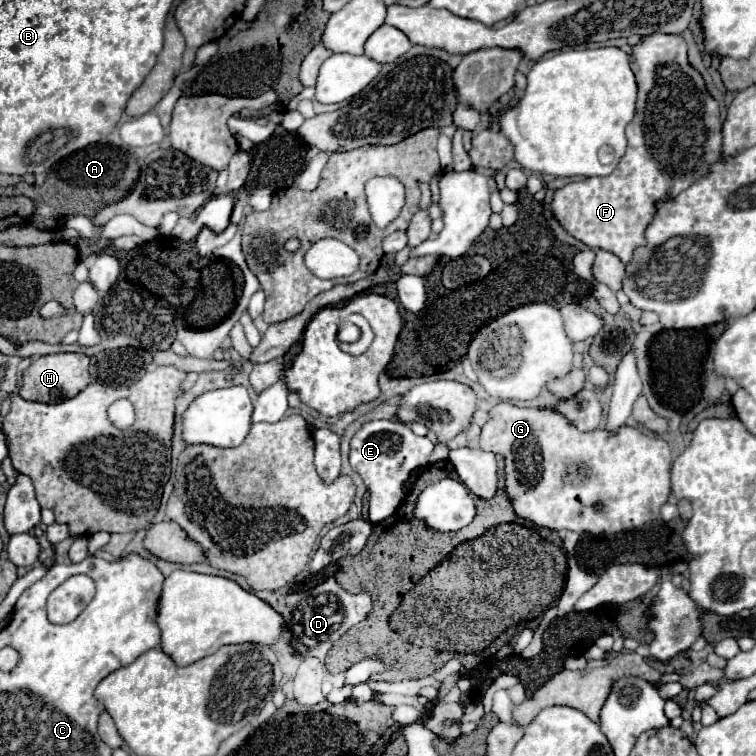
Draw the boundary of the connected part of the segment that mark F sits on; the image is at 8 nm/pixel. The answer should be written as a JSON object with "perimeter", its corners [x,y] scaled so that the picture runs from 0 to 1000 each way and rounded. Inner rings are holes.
{"perimeter":[[[860,45],[836,61],[833,90],[844,111],[841,151],[828,167],[831,193],[820,217],[807,233],[775,235],[735,251],[730,280],[735,291],[767,320],[783,331],[796,328],[812,333],[823,347],[836,341],[841,325],[852,323],[852,302],[868,280],[868,267],[897,259],[905,249],[915,246],[926,233],[937,230],[942,214],[955,206],[955,161],[950,135],[937,124],[929,101],[910,85],[907,56],[897,45]]]}

